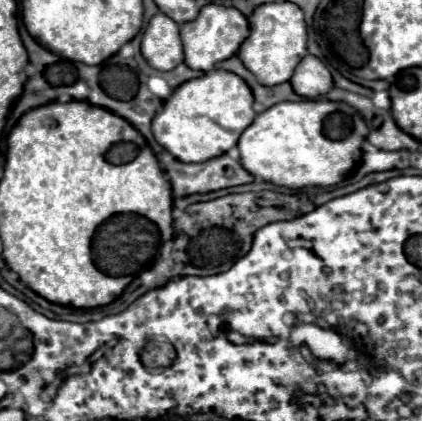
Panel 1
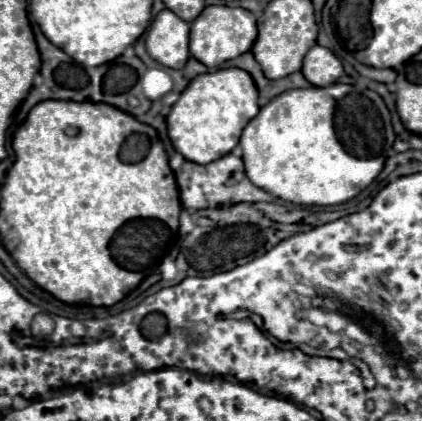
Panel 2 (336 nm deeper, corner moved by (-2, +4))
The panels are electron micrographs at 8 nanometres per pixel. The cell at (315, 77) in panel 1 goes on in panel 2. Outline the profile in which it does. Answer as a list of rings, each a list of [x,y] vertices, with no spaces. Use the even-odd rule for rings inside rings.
[[[313,45],[313,49],[309,49],[309,53],[305,55],[301,71],[311,85],[327,87],[343,75],[343,65],[329,49]]]

